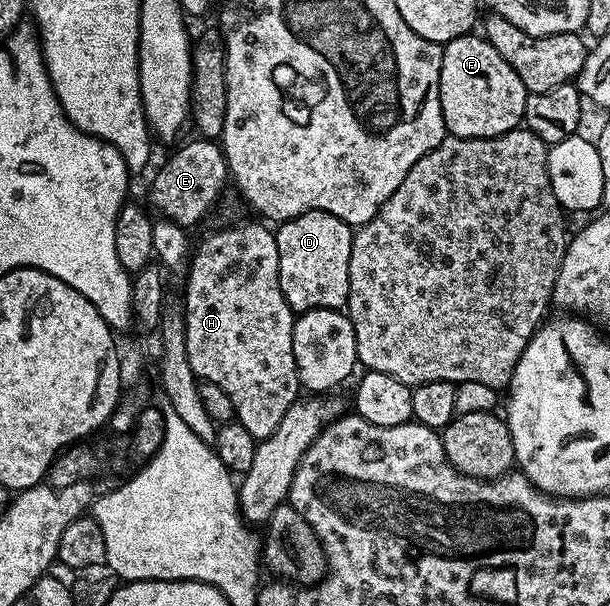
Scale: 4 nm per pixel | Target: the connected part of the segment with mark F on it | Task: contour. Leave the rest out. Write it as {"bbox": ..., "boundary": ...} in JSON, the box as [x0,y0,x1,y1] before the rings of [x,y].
{"bbox":[439,35,530,137],"boundary":[[[466,35],[444,42],[441,51],[441,74],[439,75],[439,99],[445,120],[445,128],[454,137],[498,137],[518,128],[525,119],[525,101],[530,92],[523,87],[523,79],[515,75],[511,63],[491,47],[484,36]]]}

